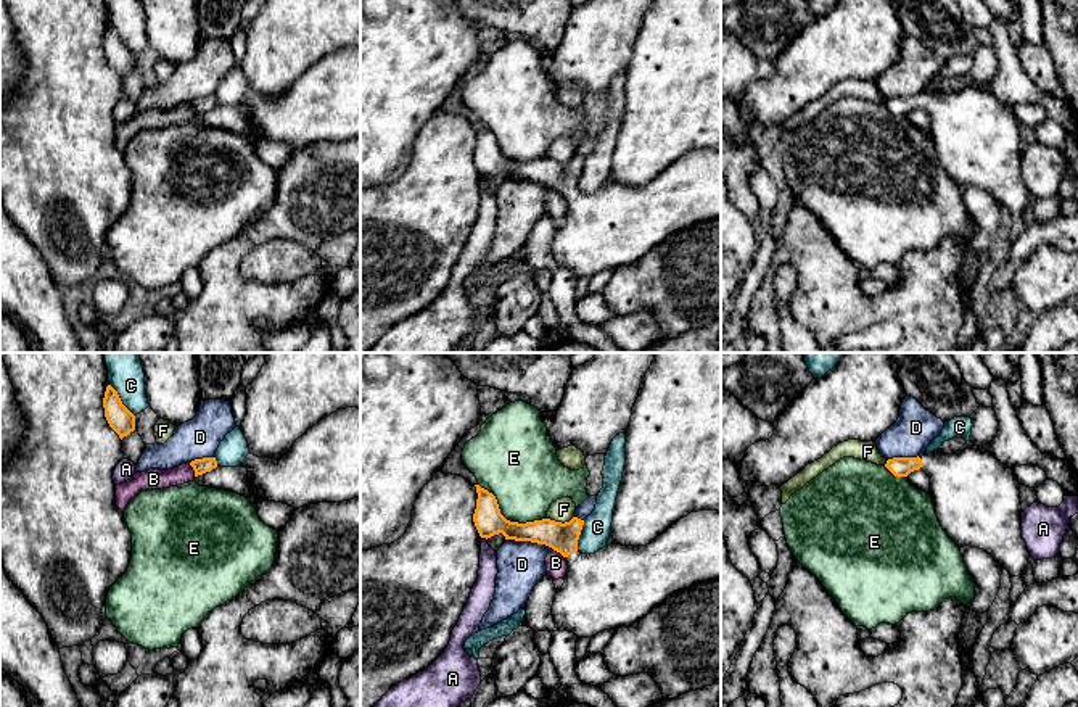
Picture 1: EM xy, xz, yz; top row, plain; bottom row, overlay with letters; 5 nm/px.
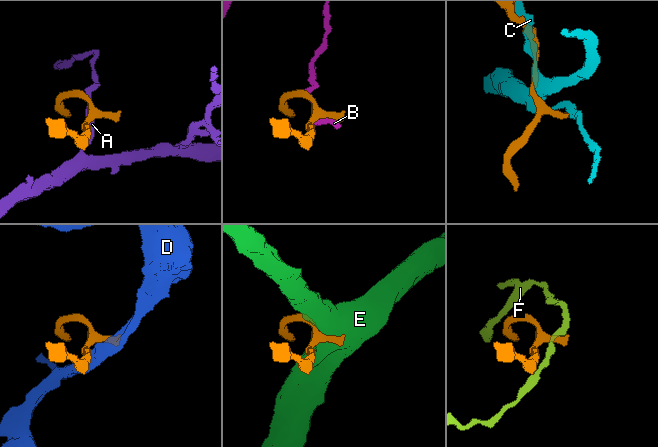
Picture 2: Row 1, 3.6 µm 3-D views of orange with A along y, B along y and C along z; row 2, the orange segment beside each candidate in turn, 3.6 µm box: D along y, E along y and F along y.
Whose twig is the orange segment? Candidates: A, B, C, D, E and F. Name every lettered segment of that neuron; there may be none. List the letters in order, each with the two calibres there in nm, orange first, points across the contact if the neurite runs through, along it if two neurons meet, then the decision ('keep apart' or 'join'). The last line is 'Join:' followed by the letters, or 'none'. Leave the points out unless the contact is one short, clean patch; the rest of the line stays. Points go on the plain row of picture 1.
A: 140 nm thick on the orange side, 110 nm on the other; border along xz (481, 176), (486, 179); keep apart
B: 80 nm thick on the orange side, 110 nm on the other; keep apart
C: 120 nm thick on the orange side, 170 nm on the other; keep apart
D: 140 nm thick on the orange side, 240 nm on the other; border along xz (515, 179), (544, 182), (554, 189); keep apart
E: 140 nm thick on the orange side, 380 nm on the other; keep apart
F: 140 nm thick on the orange side, 120 nm on the other; border along xz (573, 155), (563, 161), (547, 158); keep apart
Join: none

